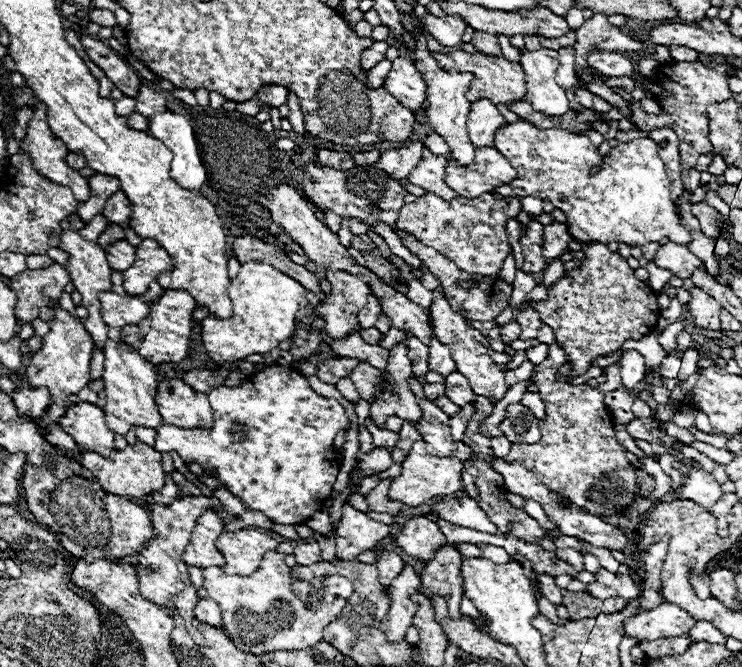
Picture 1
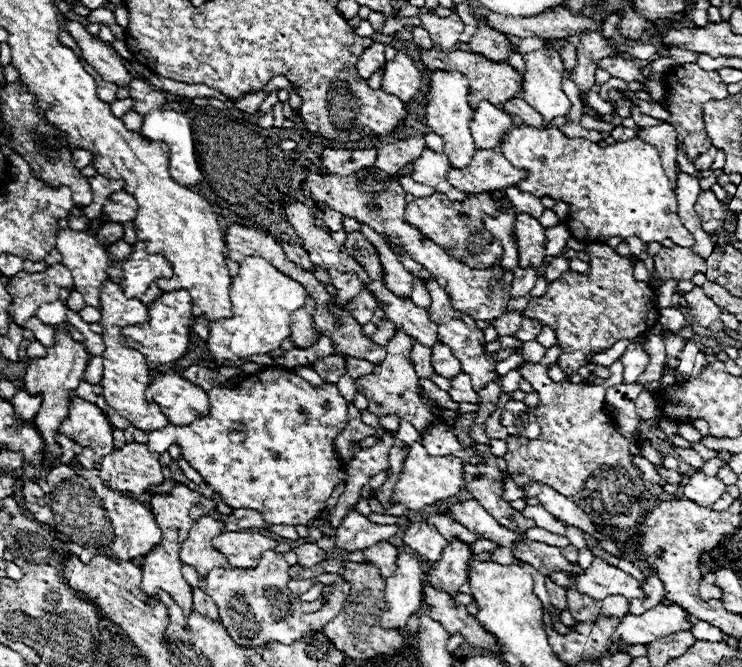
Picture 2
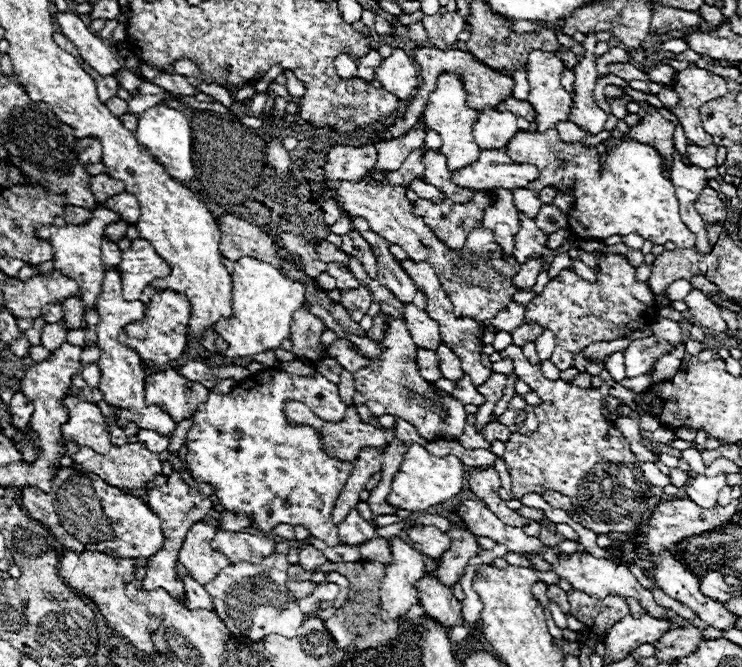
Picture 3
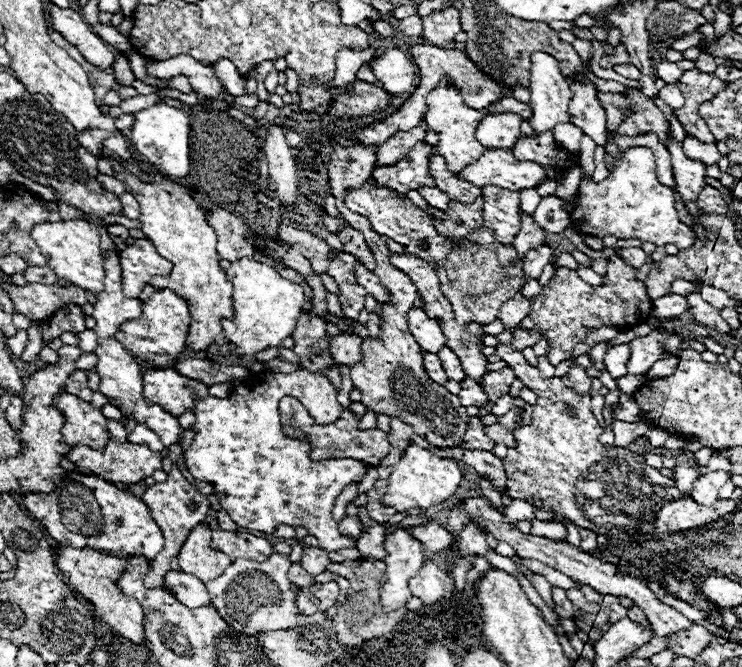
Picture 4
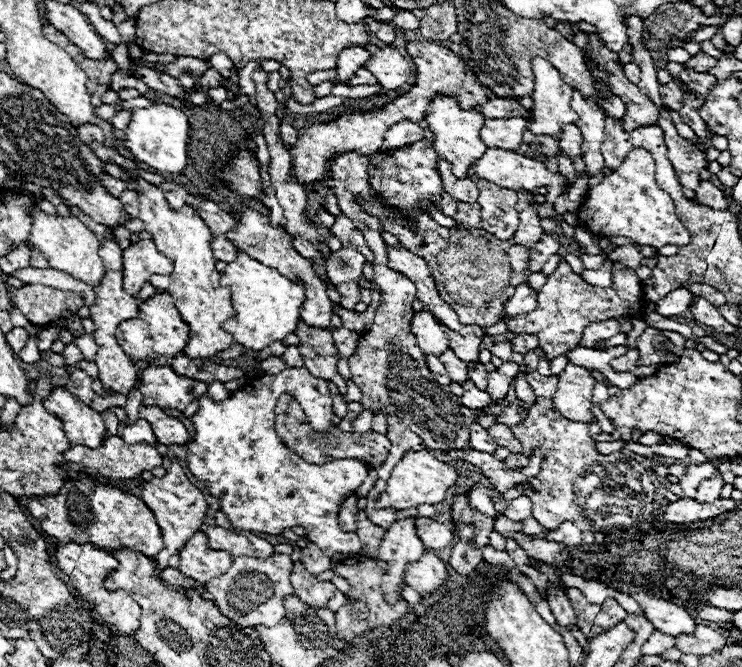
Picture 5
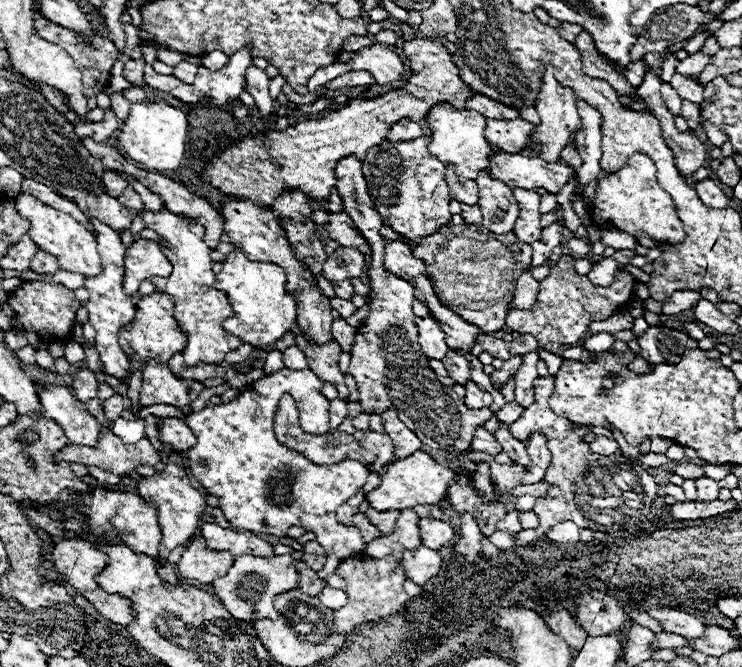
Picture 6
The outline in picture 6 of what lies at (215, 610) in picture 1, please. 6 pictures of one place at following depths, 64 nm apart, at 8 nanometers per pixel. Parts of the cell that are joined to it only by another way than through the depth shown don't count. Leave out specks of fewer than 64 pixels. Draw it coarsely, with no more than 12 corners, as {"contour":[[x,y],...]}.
{"contour":[[156,564],[162,580],[178,584],[176,568],[170,564]]}

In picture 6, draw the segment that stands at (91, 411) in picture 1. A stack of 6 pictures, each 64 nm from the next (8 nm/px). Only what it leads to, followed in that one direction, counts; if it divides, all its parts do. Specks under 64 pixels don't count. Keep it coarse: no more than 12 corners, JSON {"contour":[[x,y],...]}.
{"contour":[[38,384],[46,418],[70,444],[96,444],[100,424],[64,386]]}

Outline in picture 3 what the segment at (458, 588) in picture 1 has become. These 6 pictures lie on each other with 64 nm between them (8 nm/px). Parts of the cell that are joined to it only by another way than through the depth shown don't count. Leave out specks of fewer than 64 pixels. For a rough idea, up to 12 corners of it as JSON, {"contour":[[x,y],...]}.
{"contour":[[462,520],[448,532],[452,548],[440,558],[436,576],[454,586],[468,560],[482,552],[478,536]]}

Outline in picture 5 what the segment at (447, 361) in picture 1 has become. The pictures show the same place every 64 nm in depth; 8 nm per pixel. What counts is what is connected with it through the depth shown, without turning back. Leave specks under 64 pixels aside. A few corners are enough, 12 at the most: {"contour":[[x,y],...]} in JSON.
{"contour":[[450,348],[440,356],[448,376],[468,380],[468,368]]}

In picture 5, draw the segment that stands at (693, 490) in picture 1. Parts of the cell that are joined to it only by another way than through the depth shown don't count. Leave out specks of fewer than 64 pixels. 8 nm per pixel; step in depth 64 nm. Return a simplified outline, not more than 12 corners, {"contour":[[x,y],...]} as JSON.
{"contour":[[722,476],[702,480],[698,484],[698,502],[720,498]]}

